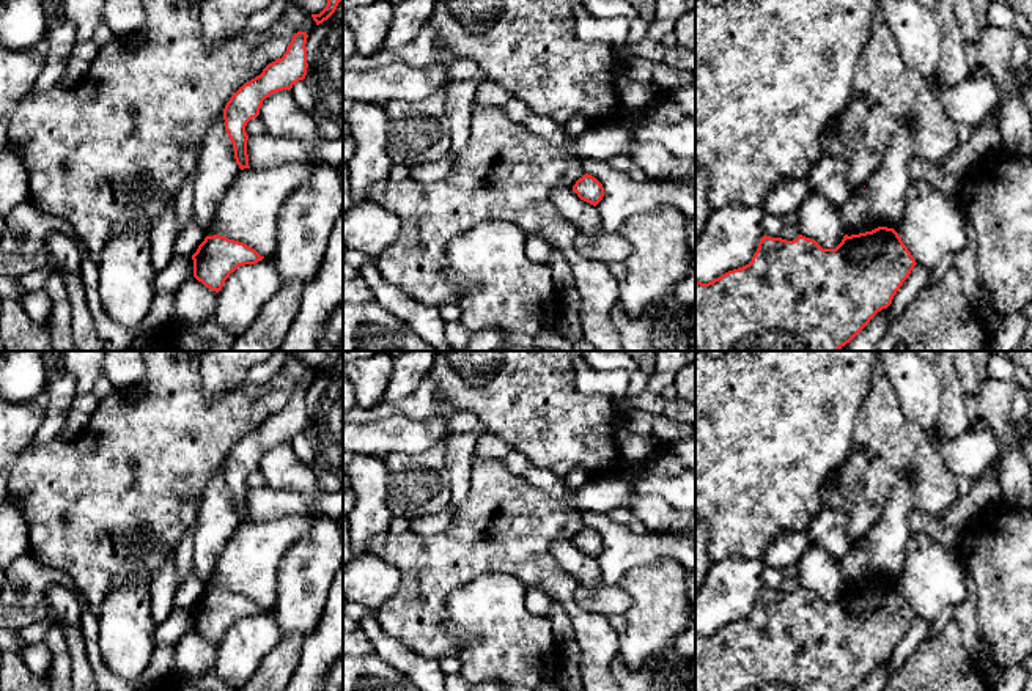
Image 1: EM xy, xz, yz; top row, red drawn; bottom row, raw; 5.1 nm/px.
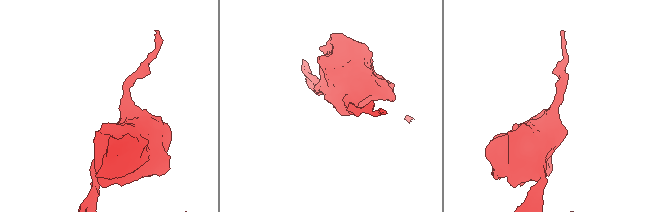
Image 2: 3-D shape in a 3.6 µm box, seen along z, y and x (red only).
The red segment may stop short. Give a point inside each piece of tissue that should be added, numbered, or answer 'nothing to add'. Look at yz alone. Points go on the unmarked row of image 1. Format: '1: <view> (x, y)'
nothing to add

